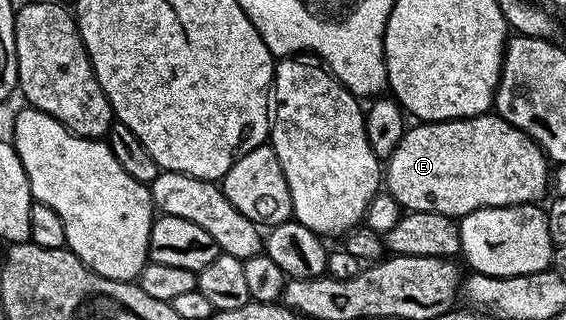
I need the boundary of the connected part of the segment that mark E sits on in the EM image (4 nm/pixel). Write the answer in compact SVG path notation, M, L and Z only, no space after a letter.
M497 112L475 118L457 118L451 122L418 122L407 129L396 144L396 152L384 166L384 186L407 211L436 212L455 220L480 208L524 206L537 203L548 194L548 159L527 134L520 132Z

